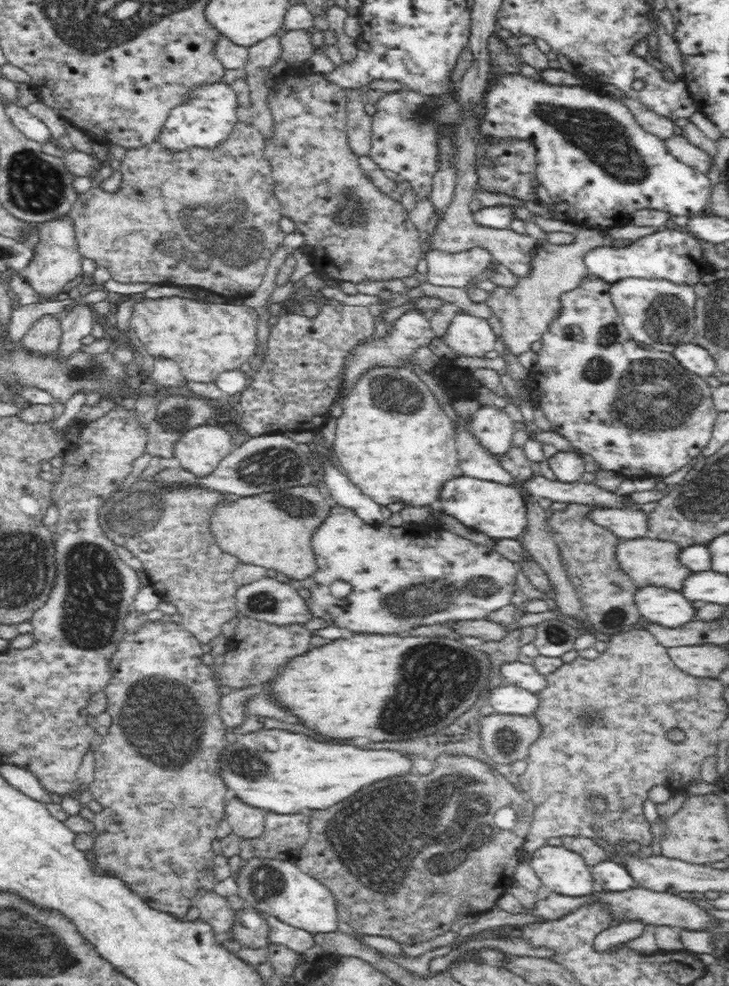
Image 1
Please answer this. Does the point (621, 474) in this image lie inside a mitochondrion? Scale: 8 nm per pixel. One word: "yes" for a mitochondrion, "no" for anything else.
no

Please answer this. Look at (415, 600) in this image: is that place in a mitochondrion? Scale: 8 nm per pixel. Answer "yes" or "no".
yes

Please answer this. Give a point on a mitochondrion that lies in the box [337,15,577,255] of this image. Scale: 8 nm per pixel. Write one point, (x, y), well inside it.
(422, 116)

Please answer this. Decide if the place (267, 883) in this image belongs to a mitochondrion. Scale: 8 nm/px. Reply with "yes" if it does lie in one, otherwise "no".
yes

